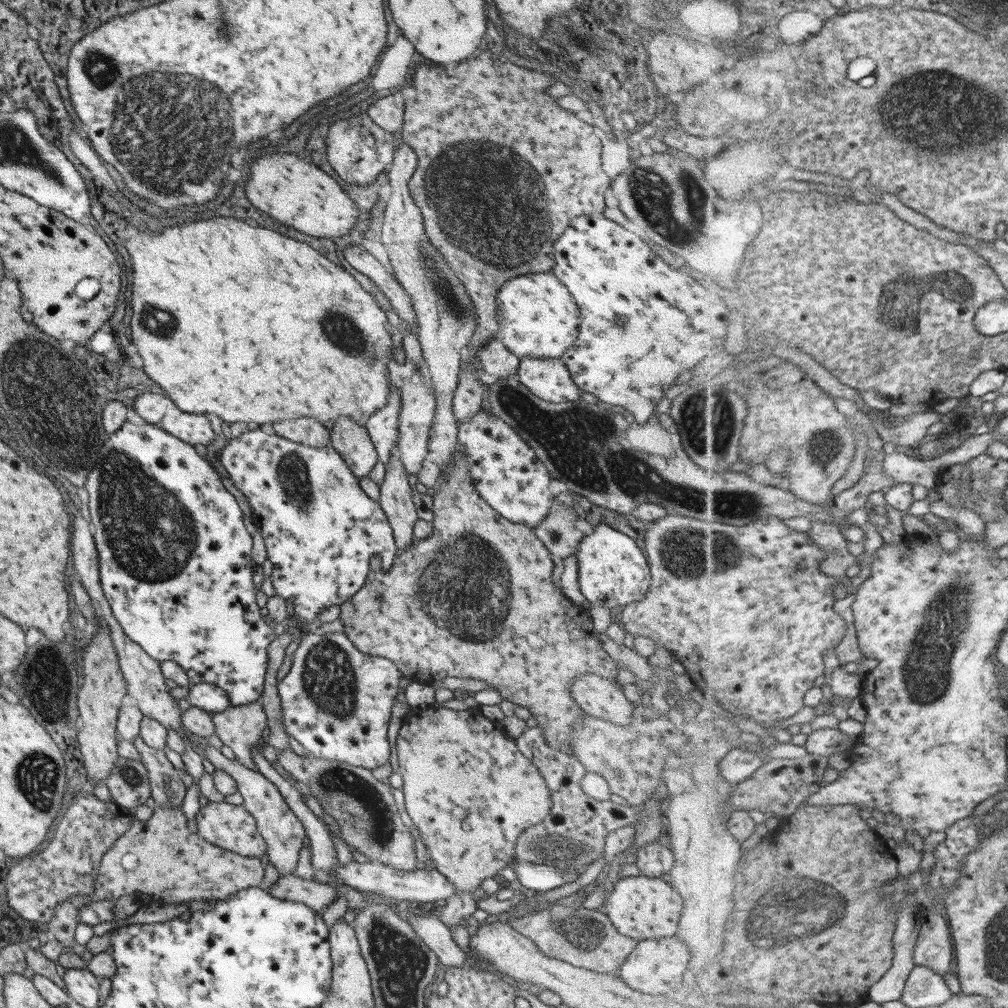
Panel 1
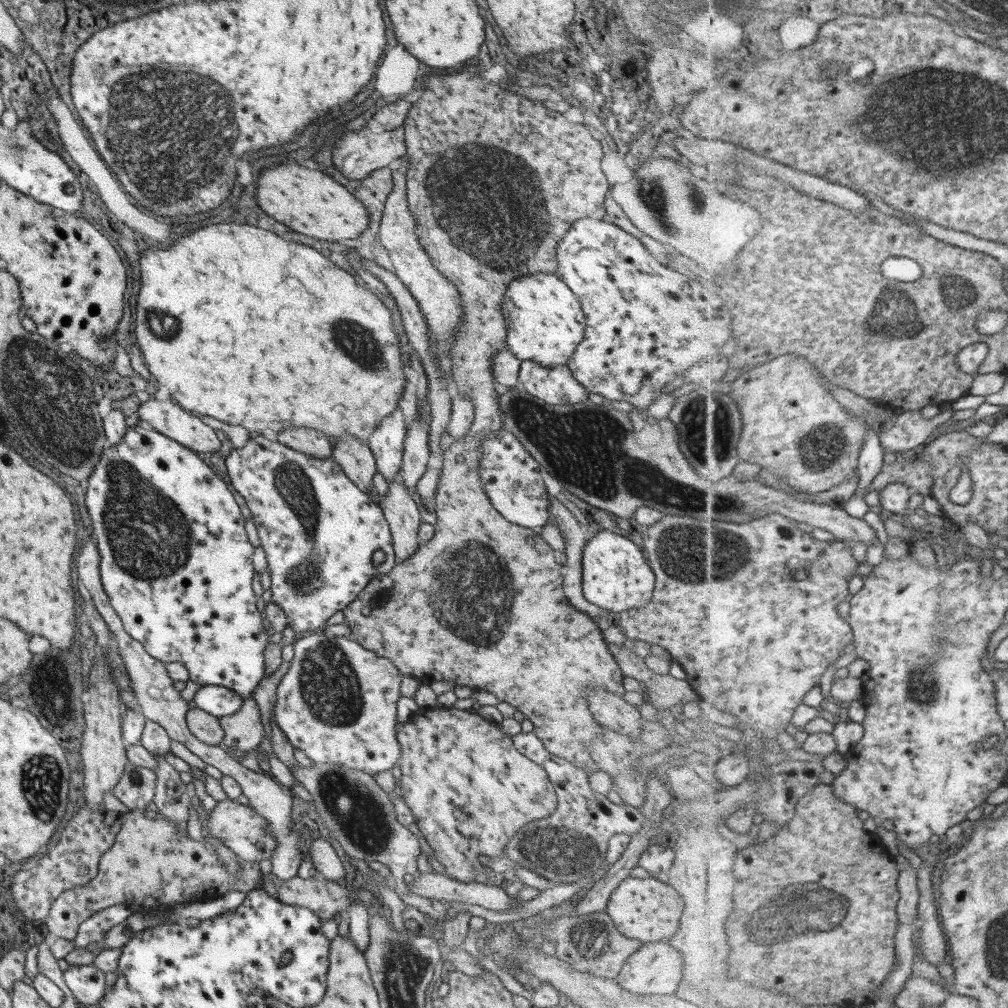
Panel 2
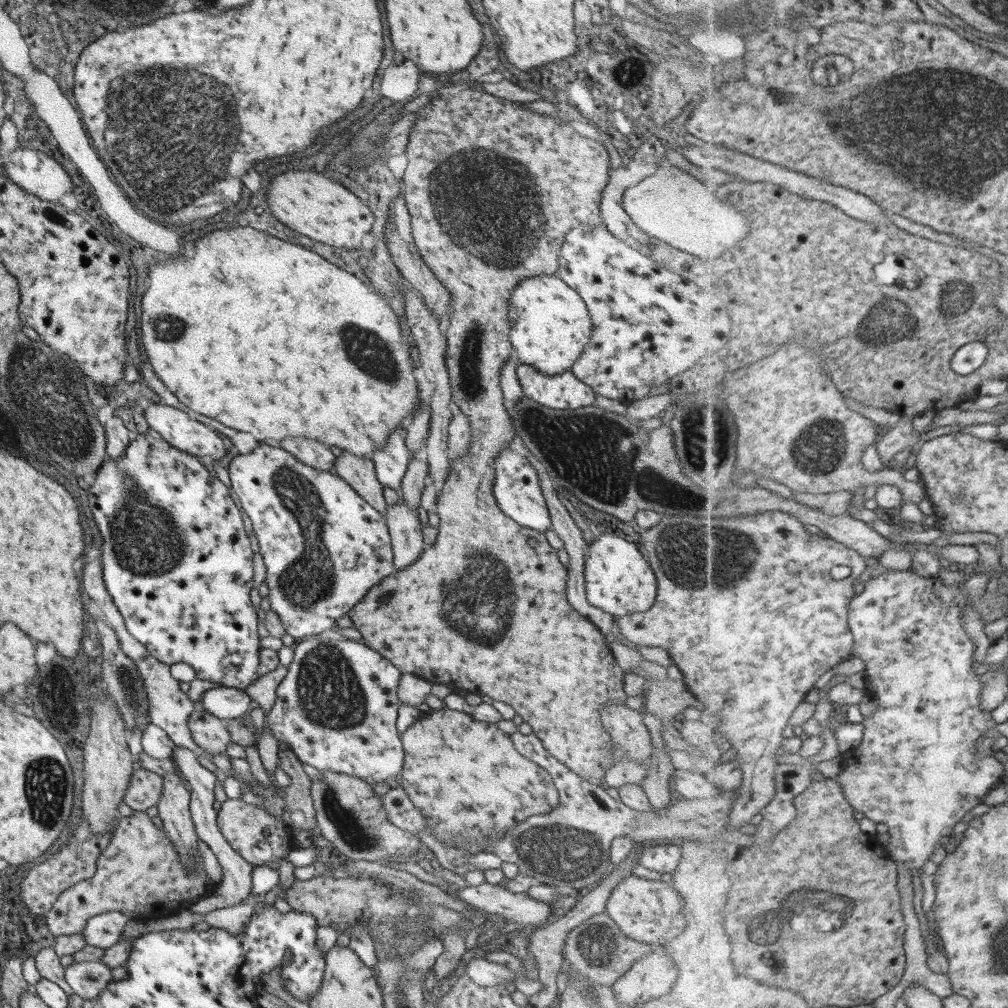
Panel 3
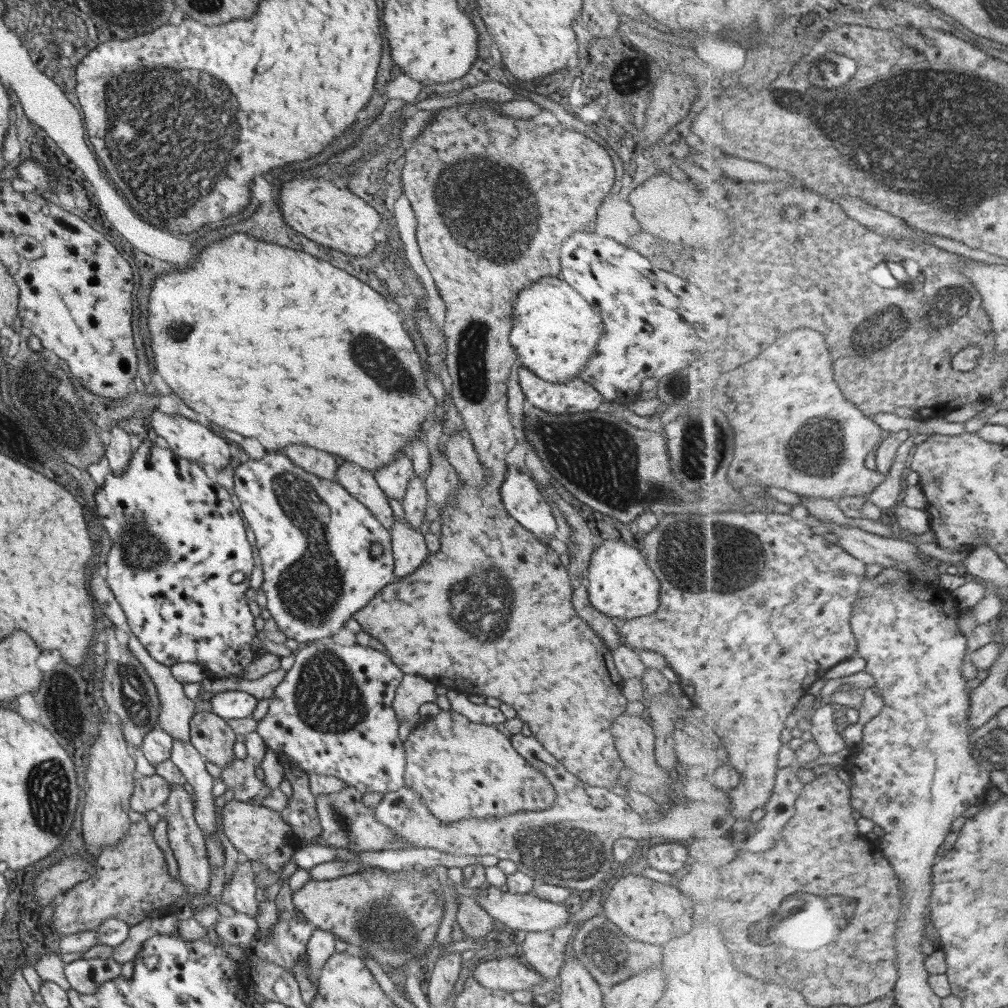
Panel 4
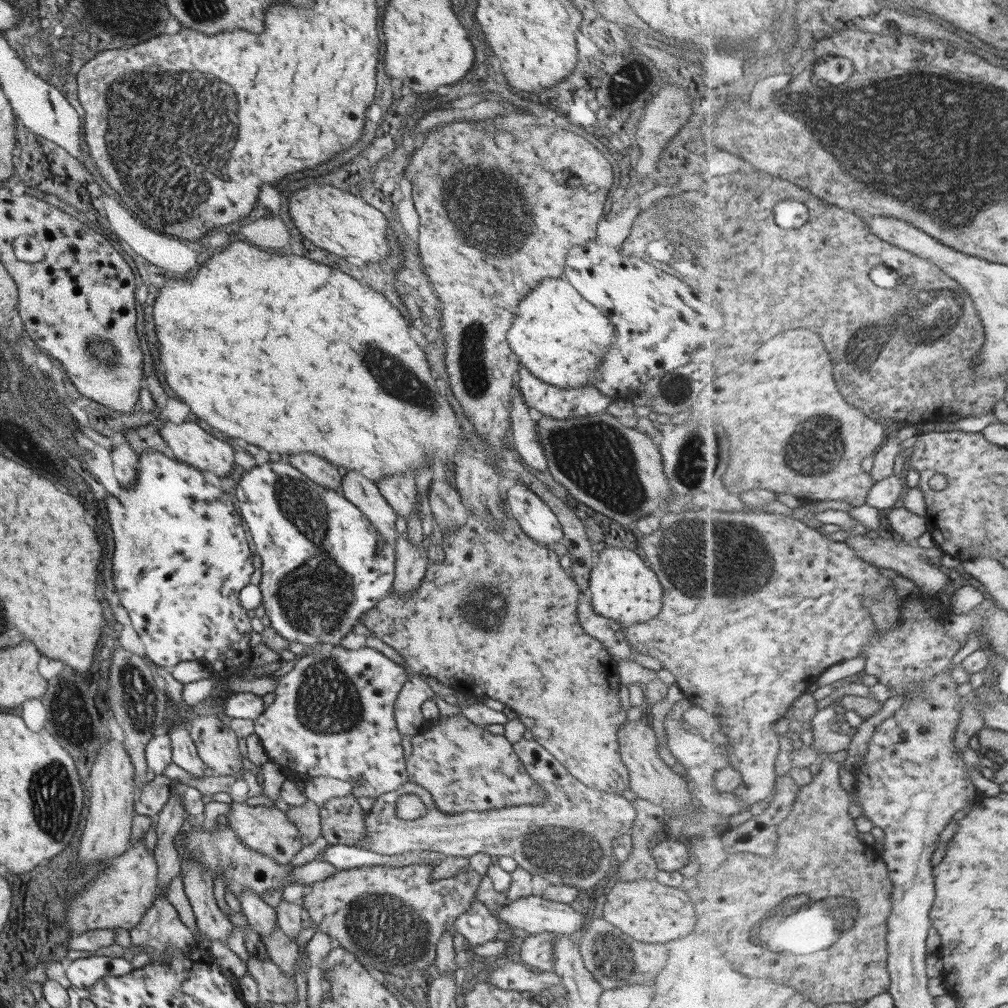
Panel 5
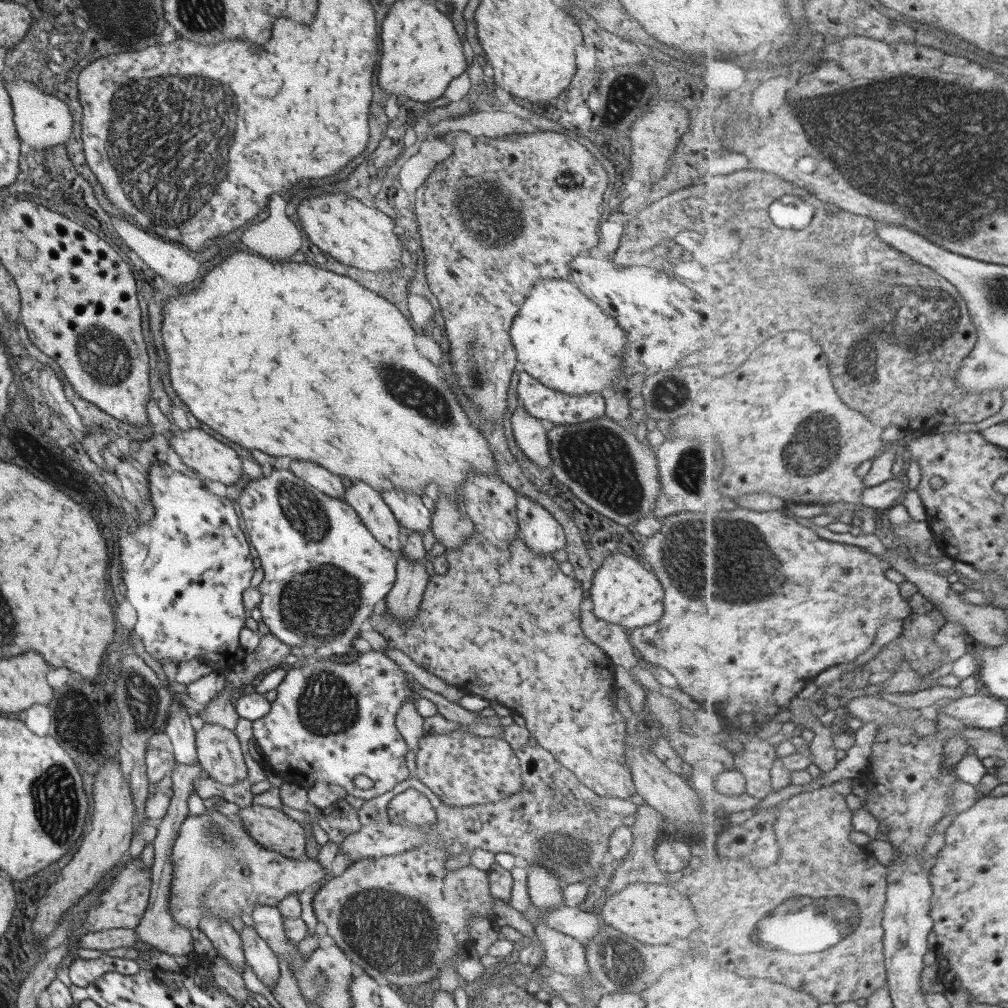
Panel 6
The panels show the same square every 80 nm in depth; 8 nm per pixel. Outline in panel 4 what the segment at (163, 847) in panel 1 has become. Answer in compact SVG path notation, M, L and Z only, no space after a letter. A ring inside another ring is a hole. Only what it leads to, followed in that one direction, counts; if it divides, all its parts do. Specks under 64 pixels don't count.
M144 818L137 823L130 822L119 842L97 852L91 878L74 884L54 902L53 930L62 935L93 931L104 918L118 918L131 927L142 922L145 912L169 907L177 897L191 898L178 879L171 879L167 873L163 855L149 831Z

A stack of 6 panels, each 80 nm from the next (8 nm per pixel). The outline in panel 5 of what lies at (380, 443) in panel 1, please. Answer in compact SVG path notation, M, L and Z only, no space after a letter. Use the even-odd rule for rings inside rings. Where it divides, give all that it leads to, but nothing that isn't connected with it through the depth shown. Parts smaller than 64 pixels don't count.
M390 474L375 485L393 512L406 521L408 516L418 508L413 475Z

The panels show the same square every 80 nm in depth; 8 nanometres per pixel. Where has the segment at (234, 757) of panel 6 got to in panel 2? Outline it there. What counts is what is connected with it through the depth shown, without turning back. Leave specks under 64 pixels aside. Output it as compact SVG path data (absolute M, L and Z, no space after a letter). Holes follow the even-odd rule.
M190 706L185 713L185 724L188 731L203 744L217 746L222 742L223 729L219 726L217 717L194 706Z

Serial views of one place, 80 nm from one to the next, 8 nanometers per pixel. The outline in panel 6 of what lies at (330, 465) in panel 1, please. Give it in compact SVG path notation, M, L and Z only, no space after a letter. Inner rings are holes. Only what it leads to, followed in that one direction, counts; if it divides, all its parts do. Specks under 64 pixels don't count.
M273 467L269 475L259 479L250 479L247 485L243 487L243 491L241 491L237 502L239 504L239 512L241 512L243 526L245 526L247 536L249 536L248 542L255 548L255 554L257 554L260 567L263 569L263 578L257 586L260 594L258 609L261 613L261 620L265 623L265 626L269 628L269 634L277 638L279 643L283 643L289 648L299 647L301 649L303 646L309 645L317 649L318 647L326 646L331 647L333 653L337 656L349 655L352 651L351 640L359 636L359 626L369 618L373 606L375 606L381 598L385 598L385 595L389 592L389 589L394 583L397 553L381 546L381 544L373 538L373 535L369 534L369 531L363 526L360 518L355 514L355 511L345 501L331 498L315 490L310 484L307 484L289 469L284 470Z

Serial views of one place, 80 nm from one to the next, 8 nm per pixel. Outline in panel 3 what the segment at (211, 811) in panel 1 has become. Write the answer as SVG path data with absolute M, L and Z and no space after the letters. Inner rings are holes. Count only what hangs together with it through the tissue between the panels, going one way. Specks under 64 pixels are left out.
M226 799L216 812L216 825L228 845L253 867L268 867L301 841L287 826L263 807L237 799Z

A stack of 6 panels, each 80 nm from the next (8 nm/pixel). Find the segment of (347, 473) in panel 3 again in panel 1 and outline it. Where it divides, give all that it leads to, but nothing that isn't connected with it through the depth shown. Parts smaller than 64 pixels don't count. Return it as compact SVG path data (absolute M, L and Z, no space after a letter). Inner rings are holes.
M343 416L329 430L330 446L335 449L355 478L367 476L375 466L376 453L366 427L357 426L350 418Z

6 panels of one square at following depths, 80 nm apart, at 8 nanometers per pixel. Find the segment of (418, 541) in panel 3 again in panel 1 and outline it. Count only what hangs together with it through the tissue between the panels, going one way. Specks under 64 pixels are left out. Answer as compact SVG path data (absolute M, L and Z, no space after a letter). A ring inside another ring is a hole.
M396 449L391 451L384 469L377 504L391 527L394 545L401 551L411 544L413 524L418 518L411 501L408 474L398 459Z

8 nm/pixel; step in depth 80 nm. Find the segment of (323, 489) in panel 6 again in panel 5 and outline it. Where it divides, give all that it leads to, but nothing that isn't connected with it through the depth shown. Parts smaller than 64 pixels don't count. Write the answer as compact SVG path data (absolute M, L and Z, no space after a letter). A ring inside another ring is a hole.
M293 454L288 456L288 463L311 482L340 491L342 472L339 468L335 470L333 466L329 466L329 462L311 454Z

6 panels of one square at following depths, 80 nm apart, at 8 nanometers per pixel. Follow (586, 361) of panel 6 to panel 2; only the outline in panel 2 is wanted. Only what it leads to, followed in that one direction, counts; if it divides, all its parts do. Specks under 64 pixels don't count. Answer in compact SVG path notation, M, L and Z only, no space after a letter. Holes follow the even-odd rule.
M537 274L519 276L508 284L507 292L501 299L501 310L506 322L506 348L520 361L531 361L550 368L565 365L575 347L584 335L585 317L573 291L565 286L554 274Z

